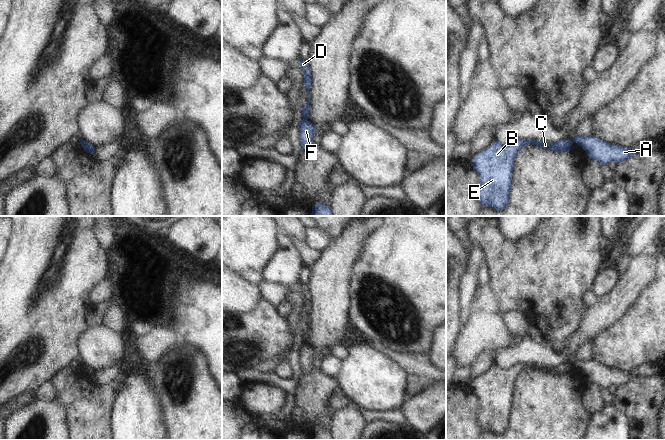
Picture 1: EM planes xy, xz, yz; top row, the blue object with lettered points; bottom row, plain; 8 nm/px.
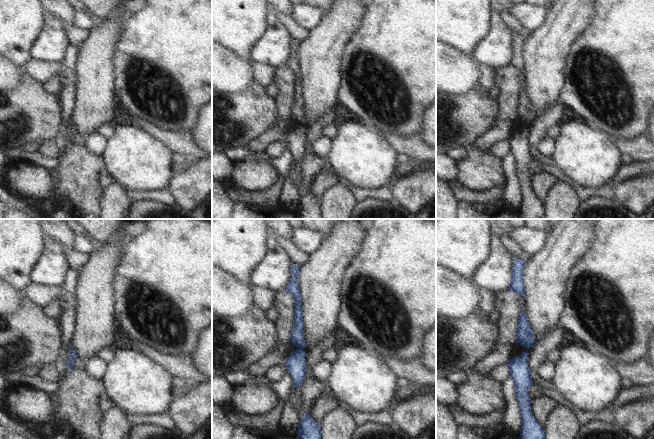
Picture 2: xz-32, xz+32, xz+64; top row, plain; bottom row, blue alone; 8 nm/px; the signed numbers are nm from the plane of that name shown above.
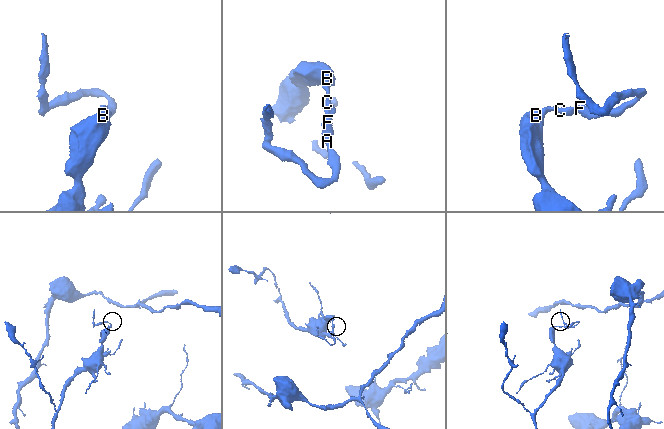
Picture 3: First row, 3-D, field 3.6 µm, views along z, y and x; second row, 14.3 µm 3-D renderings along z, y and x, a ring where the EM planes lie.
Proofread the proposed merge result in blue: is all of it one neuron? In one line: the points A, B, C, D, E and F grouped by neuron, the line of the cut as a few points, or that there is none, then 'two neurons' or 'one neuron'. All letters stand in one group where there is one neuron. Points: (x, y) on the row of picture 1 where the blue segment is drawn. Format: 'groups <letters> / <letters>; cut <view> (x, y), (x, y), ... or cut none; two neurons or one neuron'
groups A F / B C D E; cut xz (303, 117), (306, 120); two neurons

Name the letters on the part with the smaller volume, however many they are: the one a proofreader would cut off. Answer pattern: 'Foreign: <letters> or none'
Foreign: A, F

